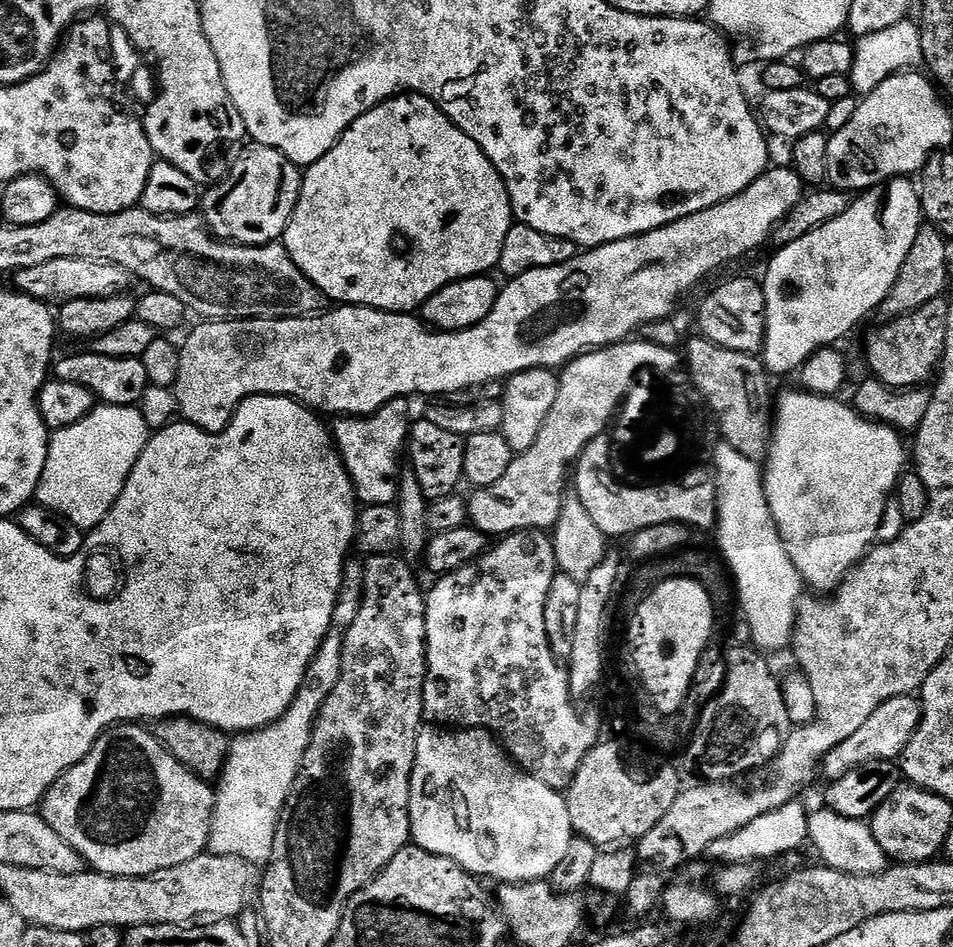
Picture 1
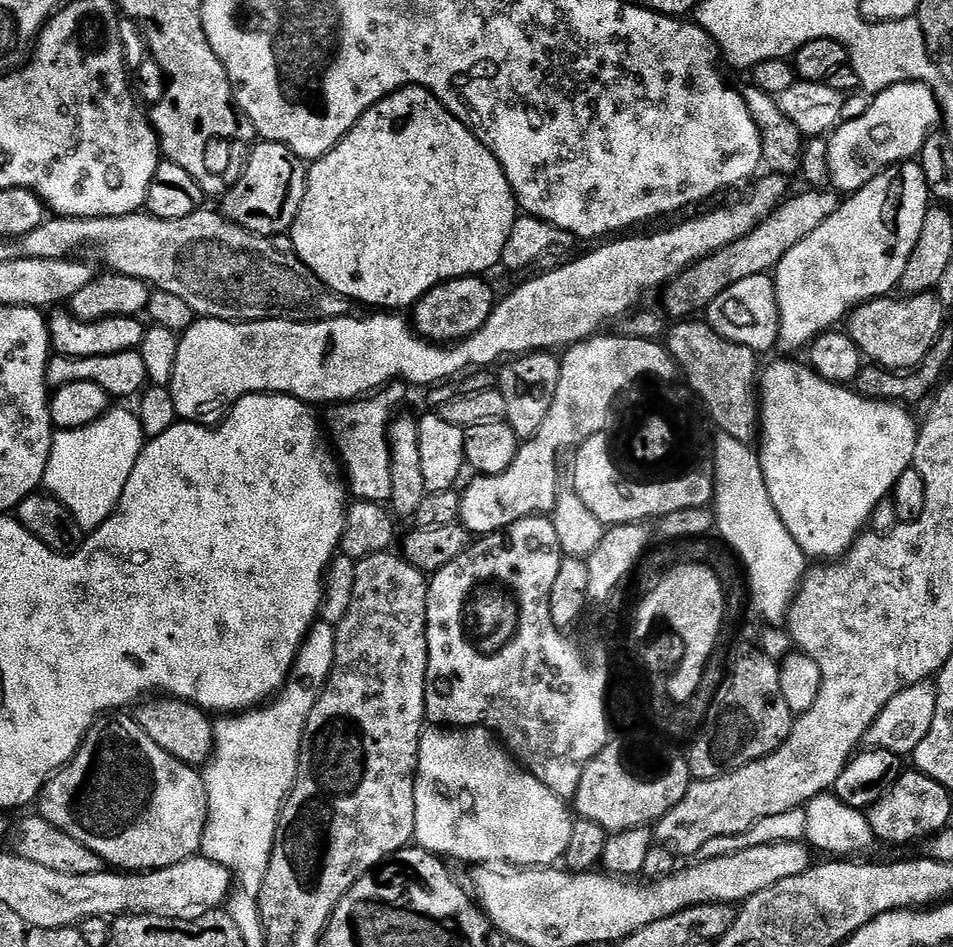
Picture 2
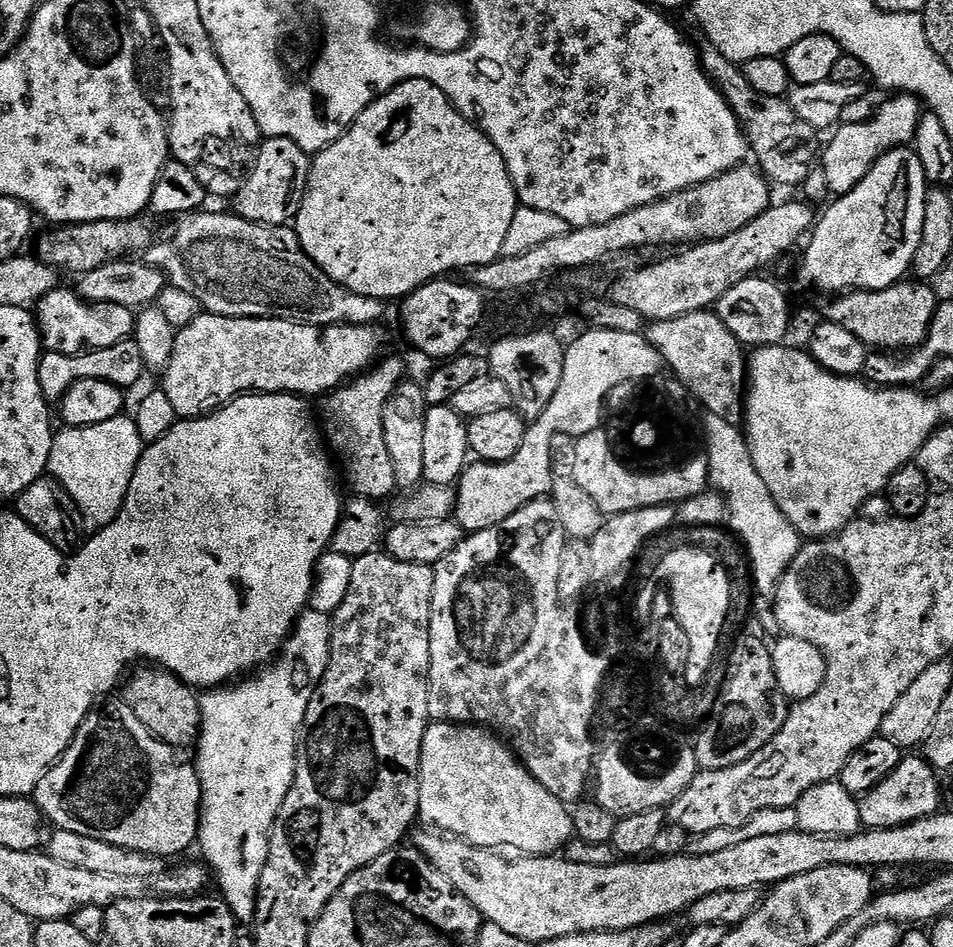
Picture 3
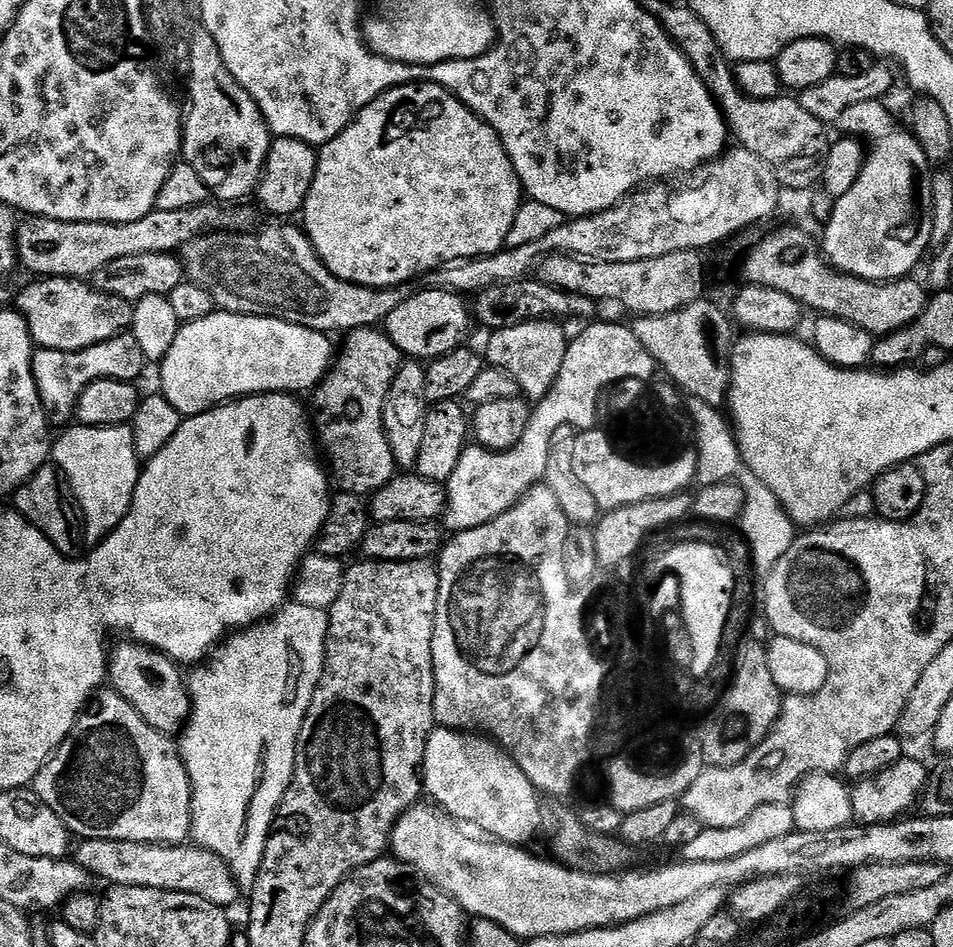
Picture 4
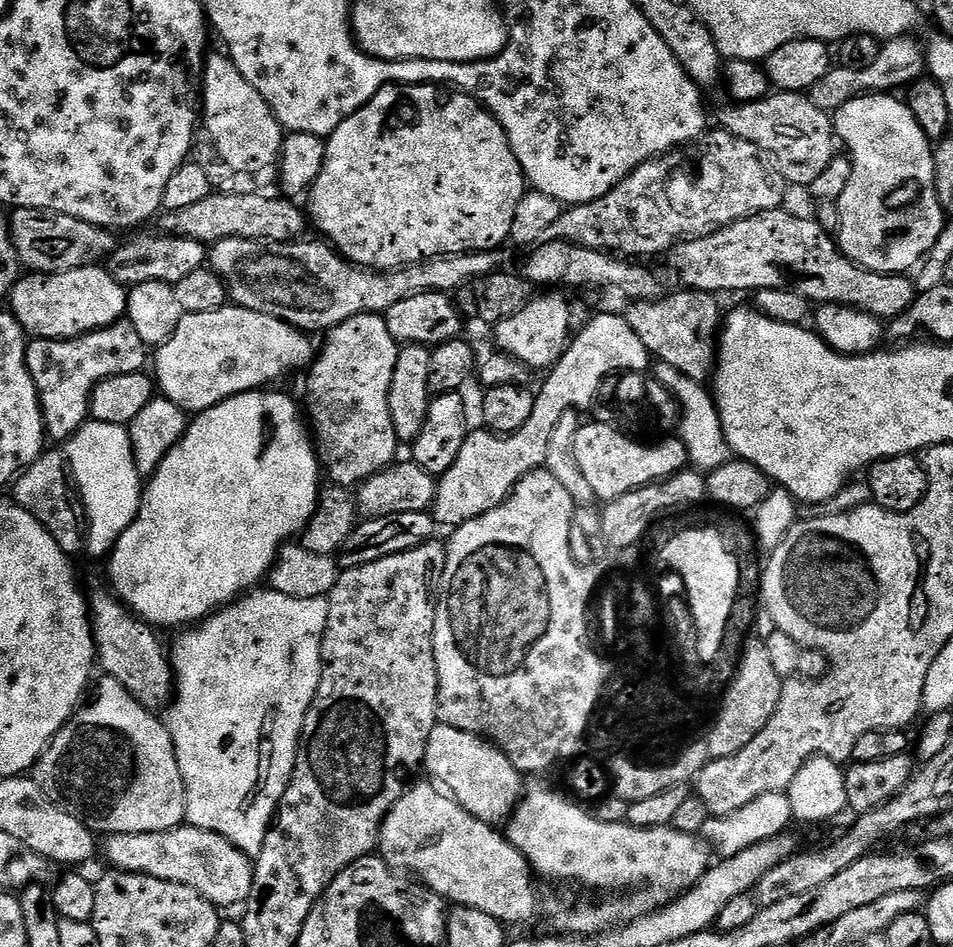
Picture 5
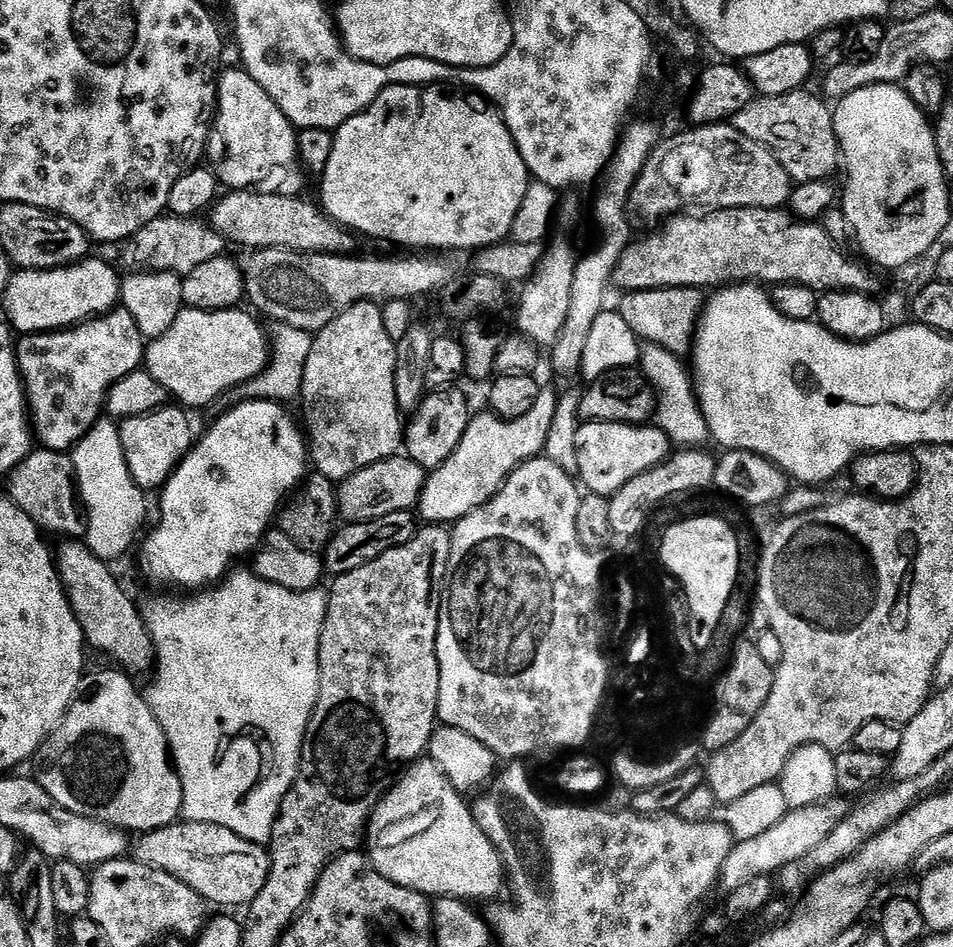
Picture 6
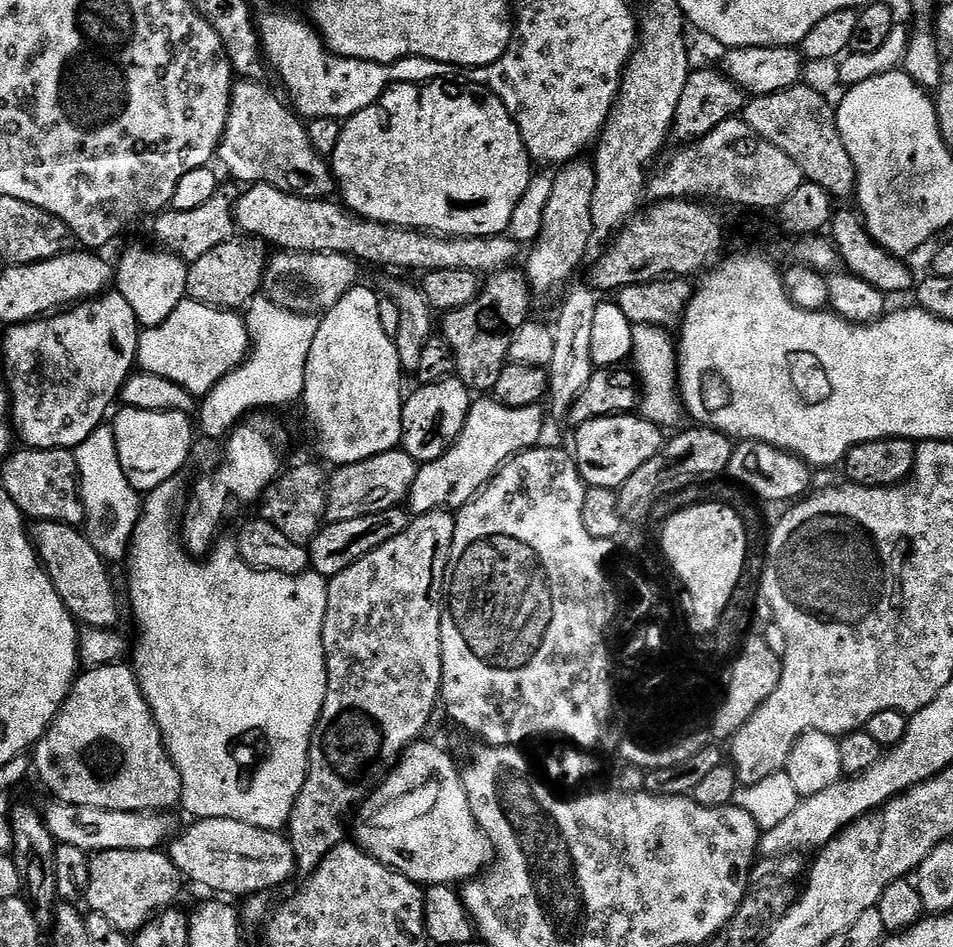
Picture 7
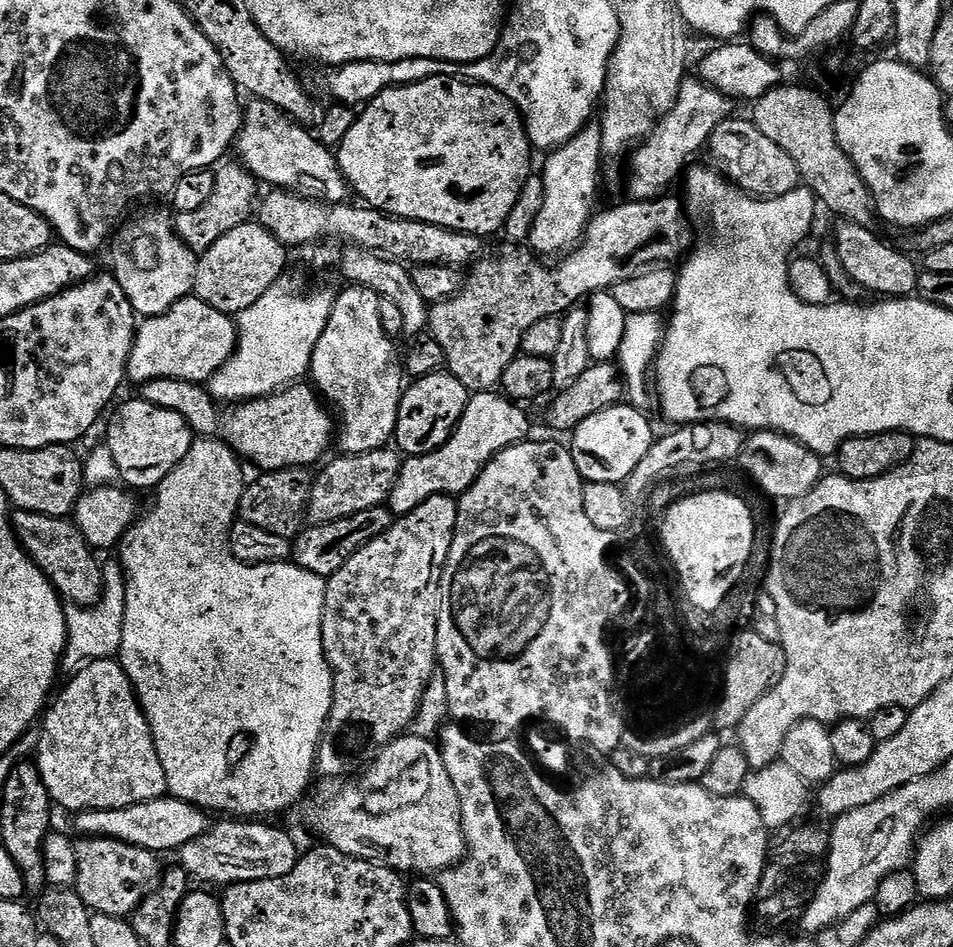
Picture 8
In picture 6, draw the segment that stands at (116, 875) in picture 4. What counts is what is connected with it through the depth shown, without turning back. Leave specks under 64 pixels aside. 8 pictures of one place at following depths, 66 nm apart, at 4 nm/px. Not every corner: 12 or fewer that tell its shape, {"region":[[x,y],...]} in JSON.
{"region":[[206,822],[145,832],[135,859],[209,905],[251,905],[272,857]]}

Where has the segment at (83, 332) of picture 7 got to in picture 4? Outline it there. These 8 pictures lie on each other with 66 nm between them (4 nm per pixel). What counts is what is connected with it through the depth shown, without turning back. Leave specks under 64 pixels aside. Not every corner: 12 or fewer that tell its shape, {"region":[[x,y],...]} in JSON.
{"region":[[131,334],[81,352],[36,348],[32,369],[53,425],[96,380],[132,382],[146,361]]}

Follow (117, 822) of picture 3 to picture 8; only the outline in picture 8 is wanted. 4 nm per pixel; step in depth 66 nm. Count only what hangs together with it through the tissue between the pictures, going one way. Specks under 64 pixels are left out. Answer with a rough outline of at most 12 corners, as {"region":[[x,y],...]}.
{"region":[[119,659],[43,713],[35,766],[75,814],[168,792]]}

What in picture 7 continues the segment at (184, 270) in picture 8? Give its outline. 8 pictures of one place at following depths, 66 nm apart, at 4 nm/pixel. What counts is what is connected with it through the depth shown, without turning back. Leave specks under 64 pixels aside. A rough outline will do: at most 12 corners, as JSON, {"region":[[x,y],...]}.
{"region":[[132,248],[114,284],[153,328],[188,296],[189,265]]}

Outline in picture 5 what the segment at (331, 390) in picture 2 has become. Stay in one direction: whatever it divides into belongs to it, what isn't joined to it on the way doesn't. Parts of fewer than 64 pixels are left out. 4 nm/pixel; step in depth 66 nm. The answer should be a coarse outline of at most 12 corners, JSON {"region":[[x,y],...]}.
{"region":[[239,306],[181,316],[163,399],[199,414],[307,369],[300,329]]}

